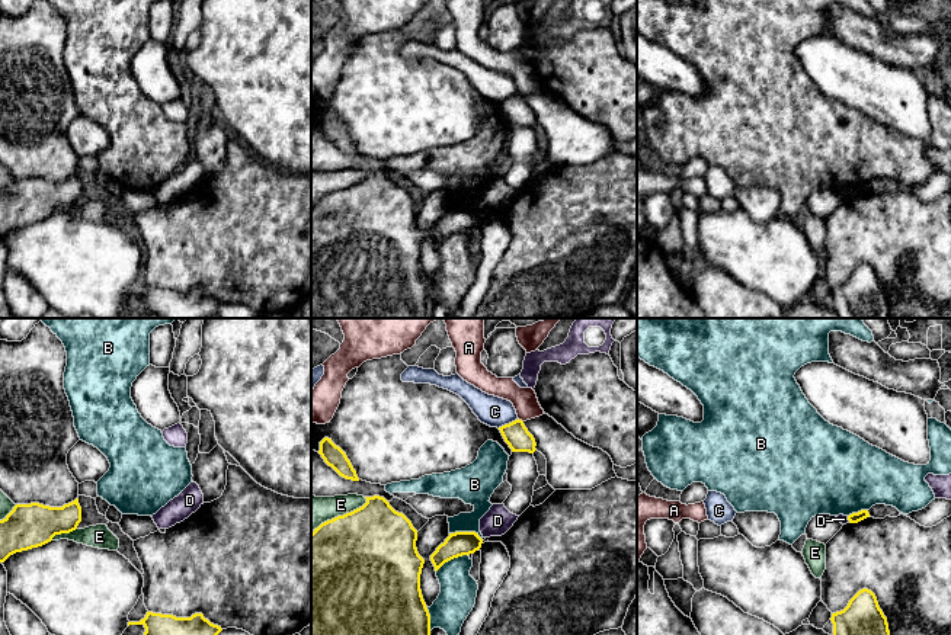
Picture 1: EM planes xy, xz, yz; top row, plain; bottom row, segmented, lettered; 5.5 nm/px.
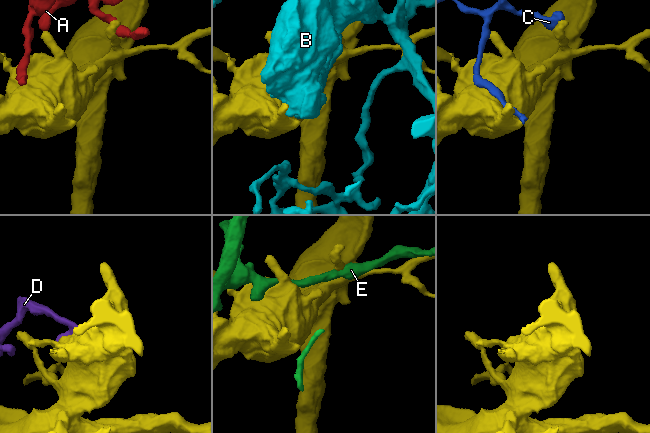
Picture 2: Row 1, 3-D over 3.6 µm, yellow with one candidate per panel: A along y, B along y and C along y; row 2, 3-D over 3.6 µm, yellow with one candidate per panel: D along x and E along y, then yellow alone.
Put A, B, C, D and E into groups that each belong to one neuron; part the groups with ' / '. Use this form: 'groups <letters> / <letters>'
groups A / B / C / D / E

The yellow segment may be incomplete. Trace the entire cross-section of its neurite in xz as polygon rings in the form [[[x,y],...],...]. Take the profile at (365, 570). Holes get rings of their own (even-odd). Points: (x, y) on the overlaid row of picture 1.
[[[380,496],[311,533],[311,635],[430,635],[430,615],[420,590],[425,559],[416,548],[417,530]]]

